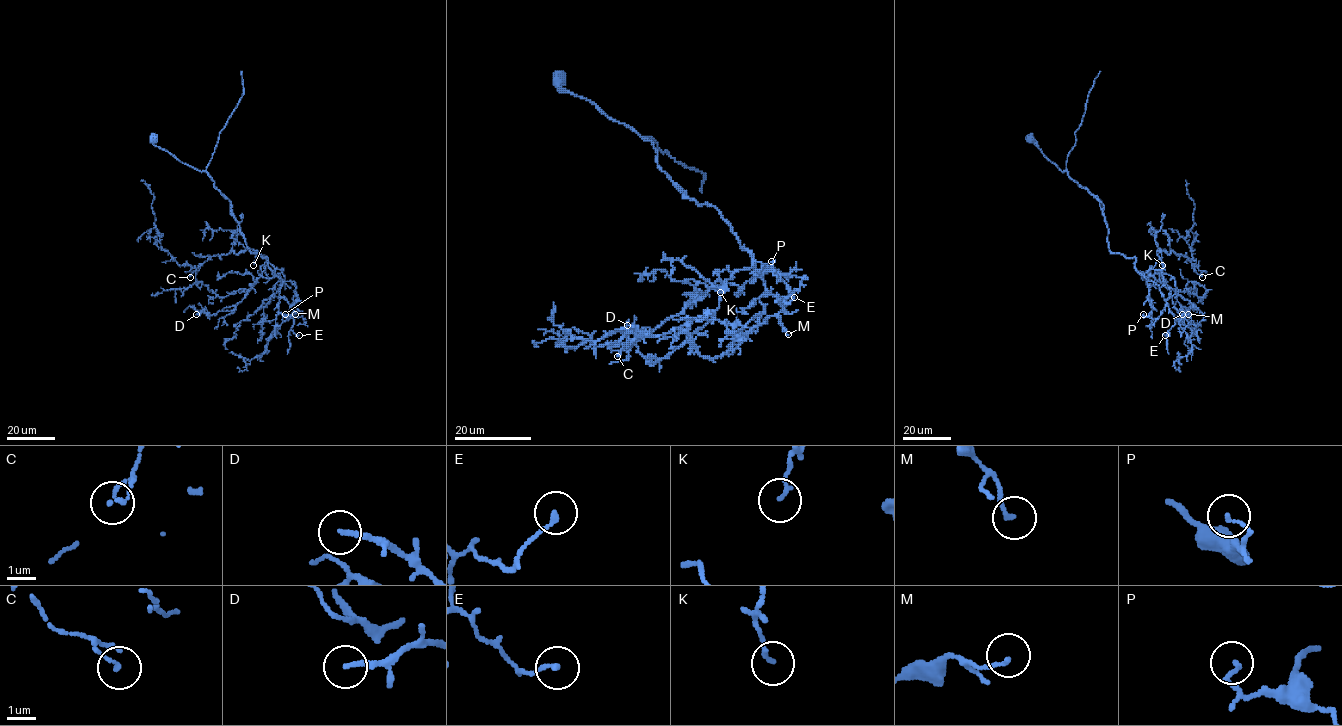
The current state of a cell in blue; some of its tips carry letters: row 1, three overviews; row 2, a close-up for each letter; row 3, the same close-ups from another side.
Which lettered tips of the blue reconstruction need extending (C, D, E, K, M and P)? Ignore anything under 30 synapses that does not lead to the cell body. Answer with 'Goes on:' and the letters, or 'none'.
Goes on: D

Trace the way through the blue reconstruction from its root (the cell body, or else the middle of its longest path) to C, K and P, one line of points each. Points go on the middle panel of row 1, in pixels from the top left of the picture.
C: (558, 79), (650, 141), (658, 166), (713, 205), (754, 258), (742, 286), (711, 289), (617, 356)
K: (558, 79), (650, 141), (658, 166), (689, 199), (713, 205), (751, 254), (754, 277), (720, 292)
P: (558, 79), (650, 141), (658, 166), (685, 195), (713, 205), (740, 245), (768, 266), (761, 276), (771, 261)

